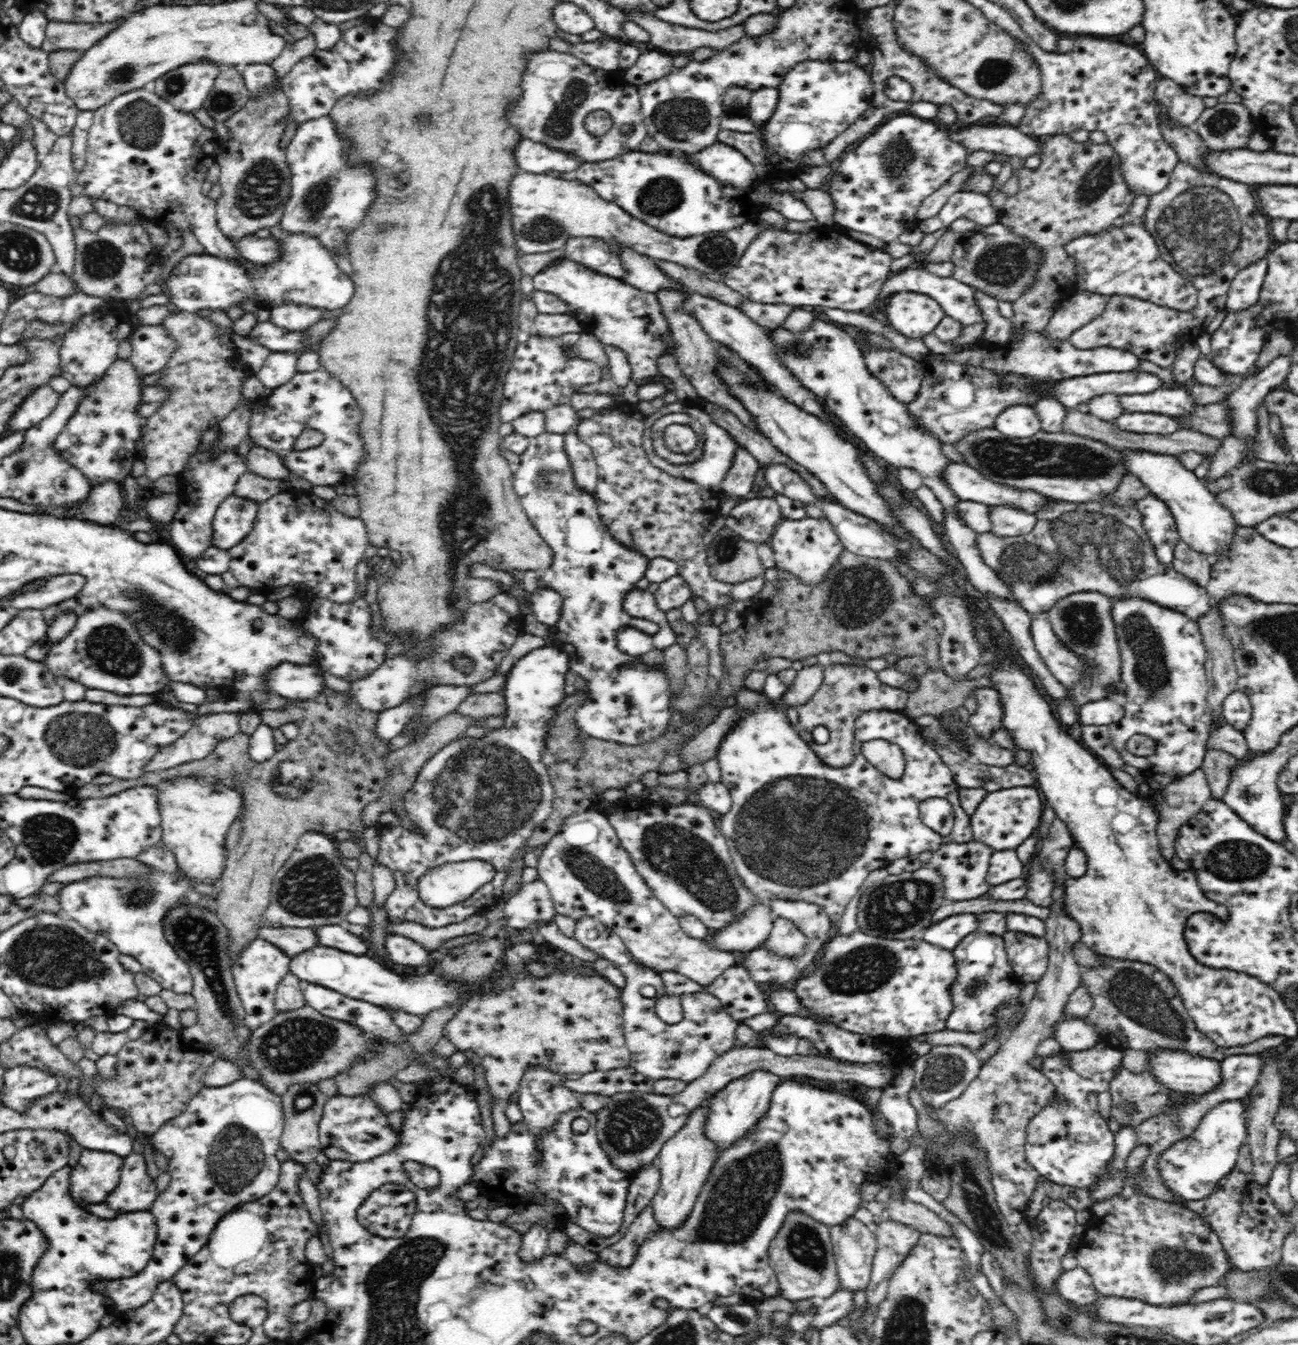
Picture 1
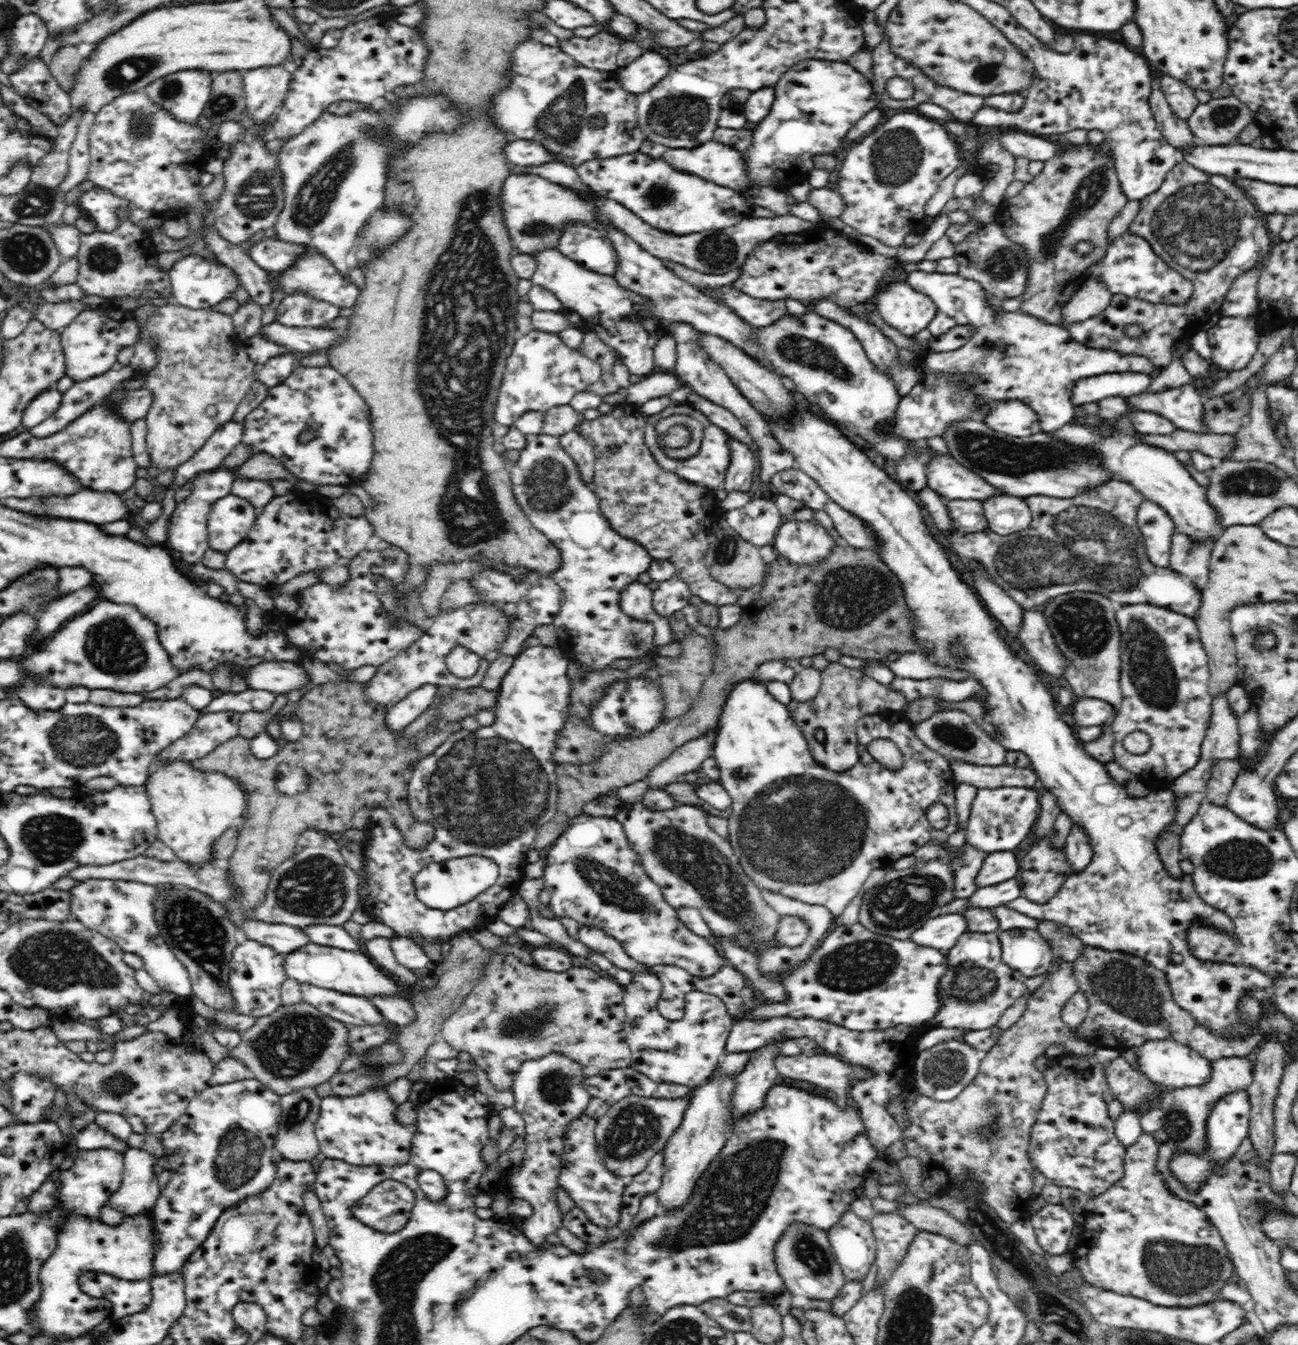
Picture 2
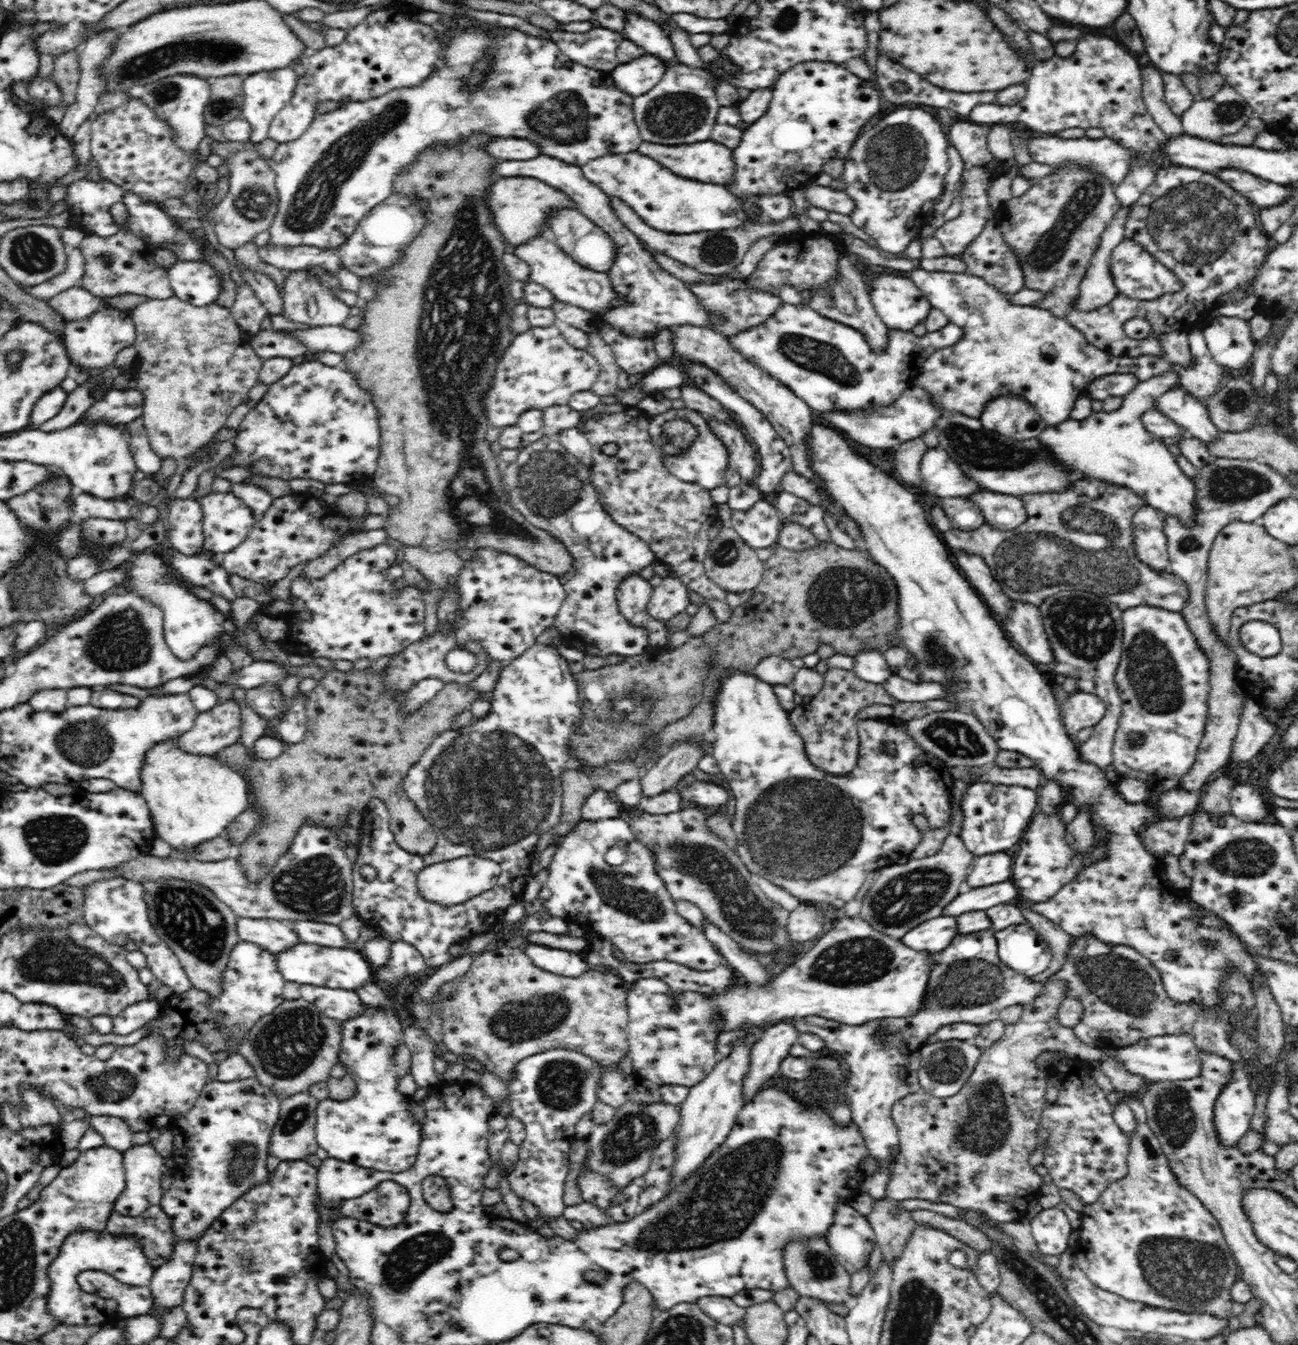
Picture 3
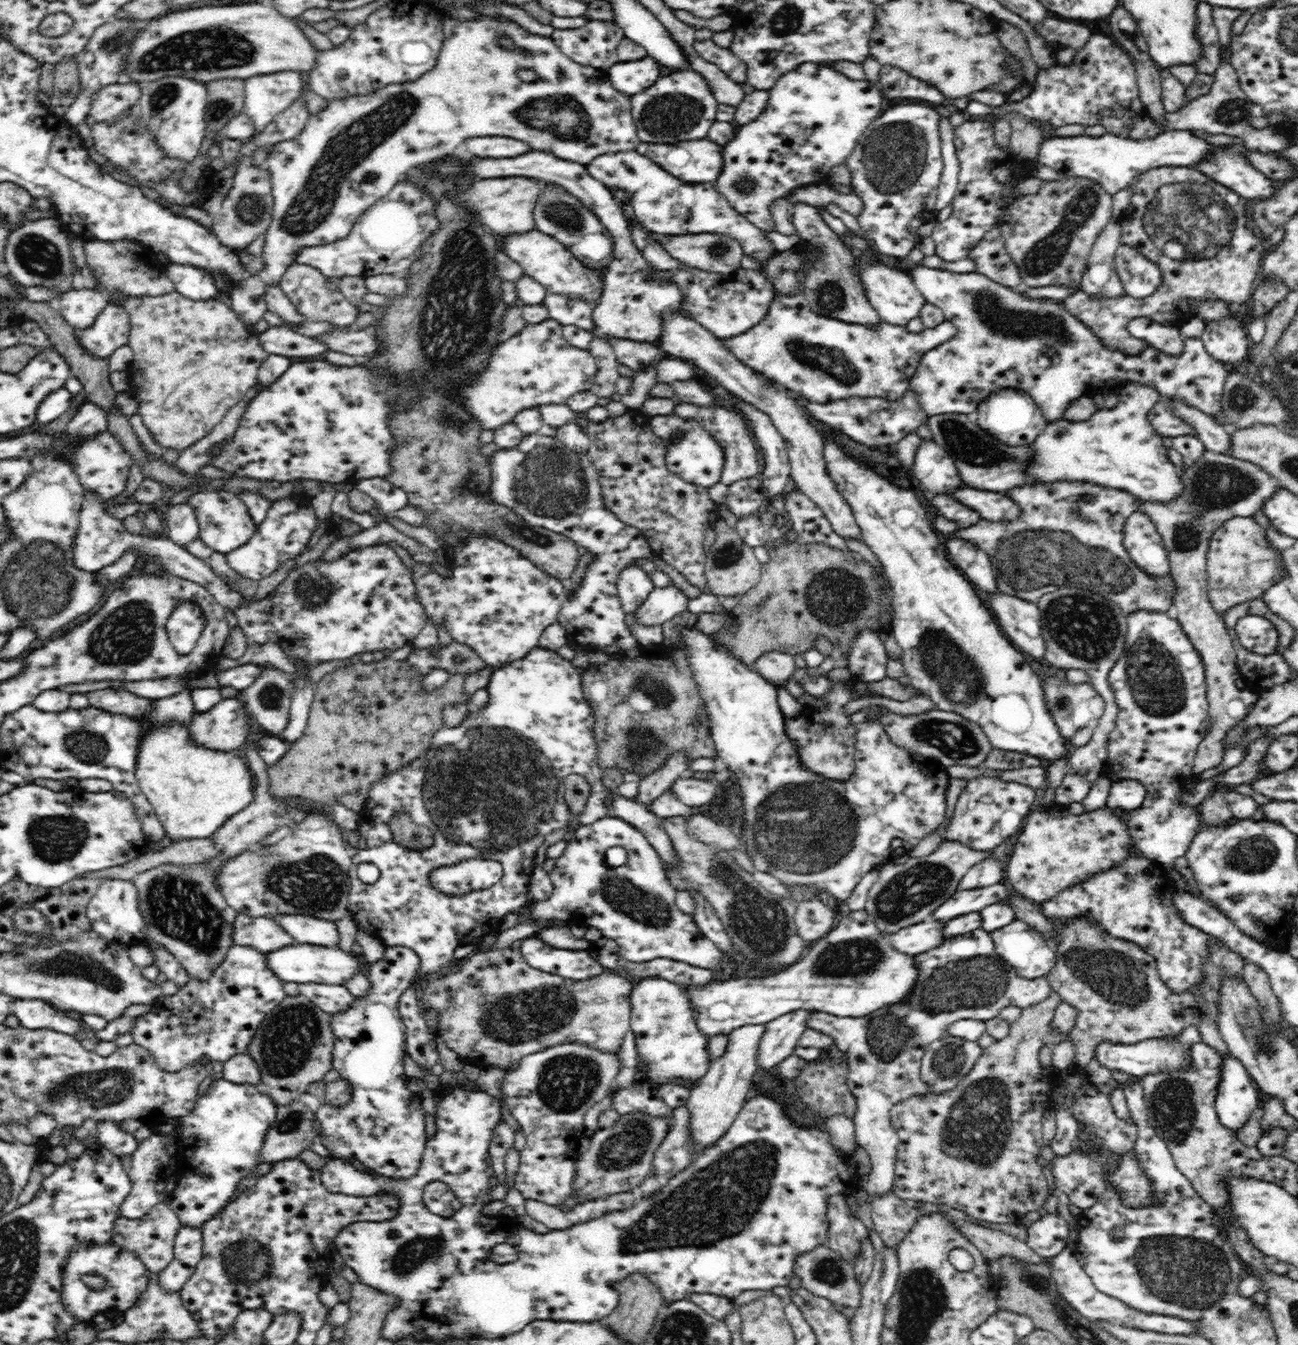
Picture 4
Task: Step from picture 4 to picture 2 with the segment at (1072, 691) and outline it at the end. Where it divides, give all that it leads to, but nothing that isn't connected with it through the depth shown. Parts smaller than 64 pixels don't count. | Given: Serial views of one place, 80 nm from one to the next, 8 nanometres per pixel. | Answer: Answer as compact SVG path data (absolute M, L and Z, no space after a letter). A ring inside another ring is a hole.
M1076 698L1070 711L1071 720L1069 722L1076 730L1081 726L1104 726L1110 723L1117 716L1118 708L1097 698Z

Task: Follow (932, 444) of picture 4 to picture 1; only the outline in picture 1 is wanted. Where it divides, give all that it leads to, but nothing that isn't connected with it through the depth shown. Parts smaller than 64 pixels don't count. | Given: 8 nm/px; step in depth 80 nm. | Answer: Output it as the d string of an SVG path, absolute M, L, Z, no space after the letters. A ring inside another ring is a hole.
M951 462L950 466L946 468L944 481L946 481L946 485L952 489L954 495L961 501L979 502L980 504L986 504L990 508L994 506L1016 508L1037 517L1038 514L1048 512L1048 510L1052 510L1052 506L1058 504L1058 500L1055 500L1055 498L1044 496L1036 491L1030 492L1028 489L1018 489L1018 487L994 483L992 480L984 477L978 470L967 466L965 463L956 464L956 462Z

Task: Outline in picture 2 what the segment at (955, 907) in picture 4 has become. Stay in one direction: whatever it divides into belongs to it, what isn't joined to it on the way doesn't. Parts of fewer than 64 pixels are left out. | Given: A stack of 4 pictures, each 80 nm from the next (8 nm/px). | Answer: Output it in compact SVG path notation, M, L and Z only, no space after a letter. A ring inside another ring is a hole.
M1014 878L1000 884L980 887L970 898L969 904L976 907L990 908L999 907L1012 900L1022 897L1022 889L1019 880Z

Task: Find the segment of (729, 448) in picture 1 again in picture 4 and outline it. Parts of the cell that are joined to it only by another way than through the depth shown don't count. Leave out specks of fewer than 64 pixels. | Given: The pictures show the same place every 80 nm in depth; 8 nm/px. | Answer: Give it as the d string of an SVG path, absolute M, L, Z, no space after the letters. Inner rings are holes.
M675 412L666 415L656 415L649 419L649 425L652 432L660 438L668 438L670 431L682 430L683 437L678 439L678 442L668 446L668 454L666 454L665 464L668 471L685 482L702 486L710 489L717 483L721 482L722 472L726 456L722 447L716 441L712 434L710 434L703 424L696 418L682 418Z

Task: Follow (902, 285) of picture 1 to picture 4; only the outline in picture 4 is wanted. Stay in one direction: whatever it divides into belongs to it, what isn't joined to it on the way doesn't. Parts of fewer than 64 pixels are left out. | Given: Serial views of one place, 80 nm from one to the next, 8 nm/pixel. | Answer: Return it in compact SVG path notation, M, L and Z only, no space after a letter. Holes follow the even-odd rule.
M920 264L909 271L926 302L941 308L945 320L953 322L958 330L952 340L922 355L910 379L909 389L918 395L919 403L930 416L950 413L974 416L978 405L985 398L999 390L1010 389L1030 395L1044 419L1051 423L1062 419L1076 399L1093 395L1106 380L1117 380L1119 386L1131 382L1149 384L1163 397L1183 398L1190 406L1202 410L1208 416L1214 417L1216 412L1220 412L1220 396L1229 367L1208 354L1201 337L1188 338L1181 357L1170 356L1152 346L1136 356L1128 356L1102 345L1100 339L1058 301L1026 299L1018 290L1008 289L976 271L960 274L926 268Z

